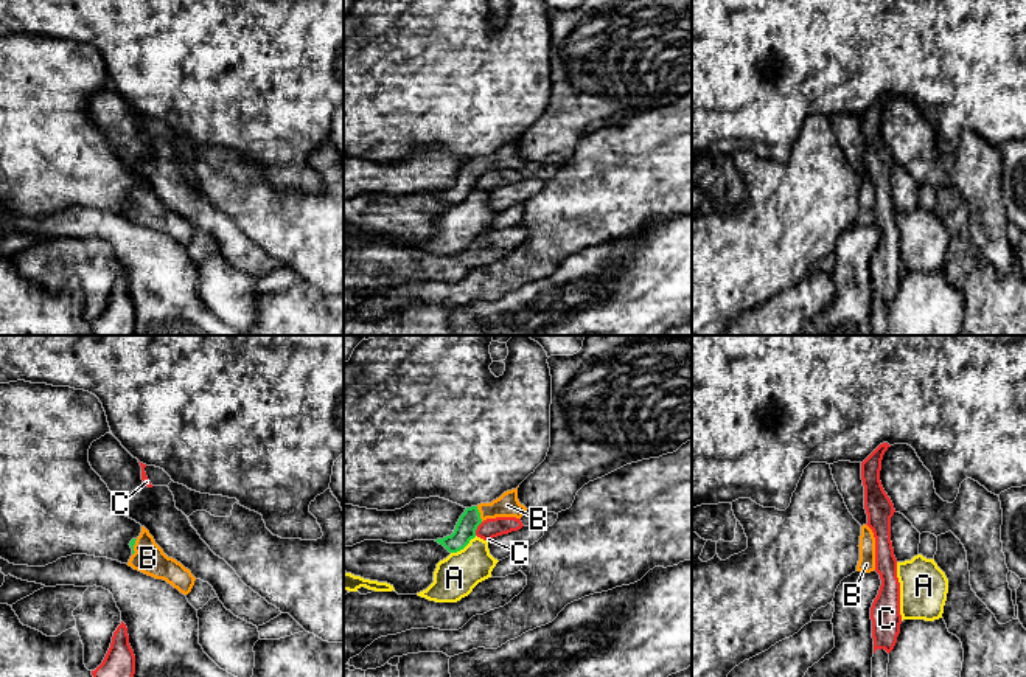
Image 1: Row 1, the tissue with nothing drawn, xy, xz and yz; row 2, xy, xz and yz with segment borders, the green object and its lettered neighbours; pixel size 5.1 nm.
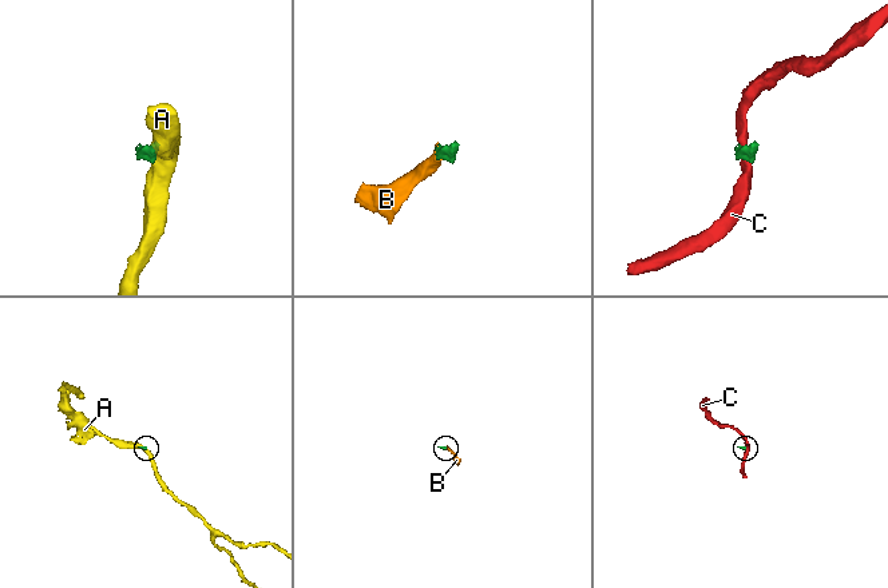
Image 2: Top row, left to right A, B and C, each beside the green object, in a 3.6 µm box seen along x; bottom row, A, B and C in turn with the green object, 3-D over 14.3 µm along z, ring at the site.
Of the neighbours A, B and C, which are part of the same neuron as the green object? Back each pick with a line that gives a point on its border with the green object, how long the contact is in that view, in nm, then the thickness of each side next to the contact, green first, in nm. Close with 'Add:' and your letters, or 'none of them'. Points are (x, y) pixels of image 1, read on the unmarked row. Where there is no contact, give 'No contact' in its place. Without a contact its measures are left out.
B: Touches green at xz (479, 166). Shared border 90 nm. Thickness 110 nm (green) against 120 nm
Add: B

